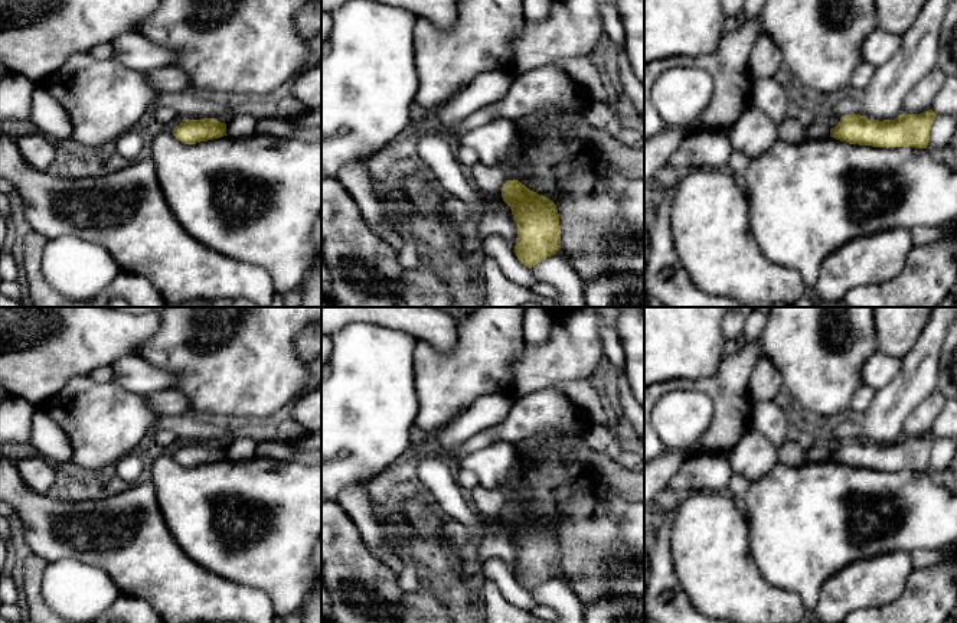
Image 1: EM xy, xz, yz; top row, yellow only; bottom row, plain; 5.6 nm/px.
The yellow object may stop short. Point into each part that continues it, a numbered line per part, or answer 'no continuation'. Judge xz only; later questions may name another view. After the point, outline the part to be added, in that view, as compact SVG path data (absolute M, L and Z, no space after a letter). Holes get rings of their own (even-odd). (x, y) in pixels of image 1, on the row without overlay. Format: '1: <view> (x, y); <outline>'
no continuation

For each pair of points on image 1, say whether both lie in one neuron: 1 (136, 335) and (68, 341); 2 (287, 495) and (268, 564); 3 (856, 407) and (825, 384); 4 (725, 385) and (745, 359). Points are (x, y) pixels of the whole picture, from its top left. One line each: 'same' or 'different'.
1: same
2: same
3: different
4: same

